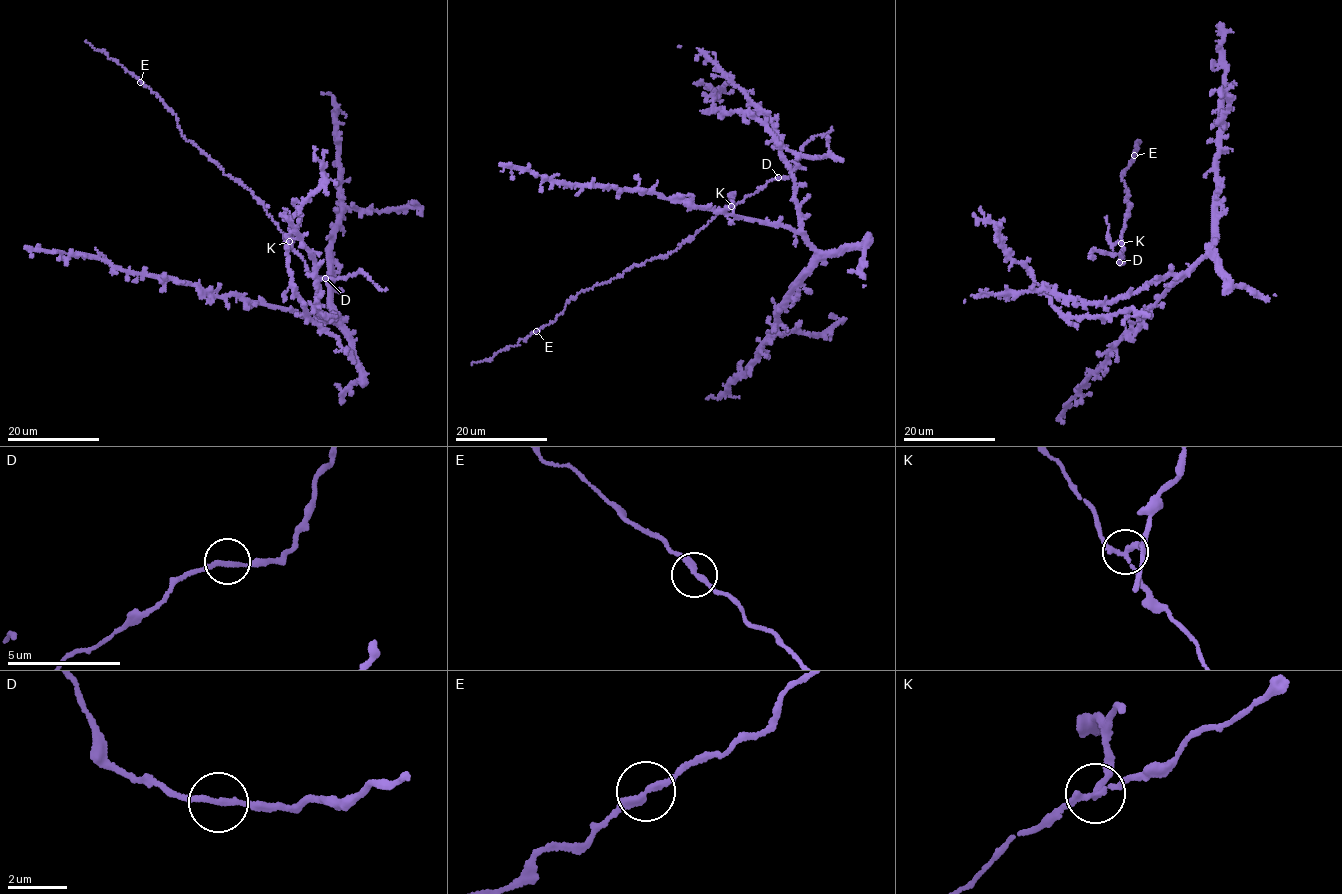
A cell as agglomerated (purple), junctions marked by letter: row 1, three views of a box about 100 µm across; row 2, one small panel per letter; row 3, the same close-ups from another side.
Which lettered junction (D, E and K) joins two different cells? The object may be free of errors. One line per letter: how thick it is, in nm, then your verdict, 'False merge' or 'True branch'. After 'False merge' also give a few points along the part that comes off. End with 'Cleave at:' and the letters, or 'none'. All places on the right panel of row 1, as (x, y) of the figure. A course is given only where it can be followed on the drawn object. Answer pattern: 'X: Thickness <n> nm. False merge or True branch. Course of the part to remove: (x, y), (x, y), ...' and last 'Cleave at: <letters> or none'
D: Thickness 190 nm. True branch
E: Thickness 240 nm. True branch
K: Thickness 180 nm. False merge. Course of the part to remove: (1121, 242), (1109, 241), (1106, 216)
Cleave at: K

